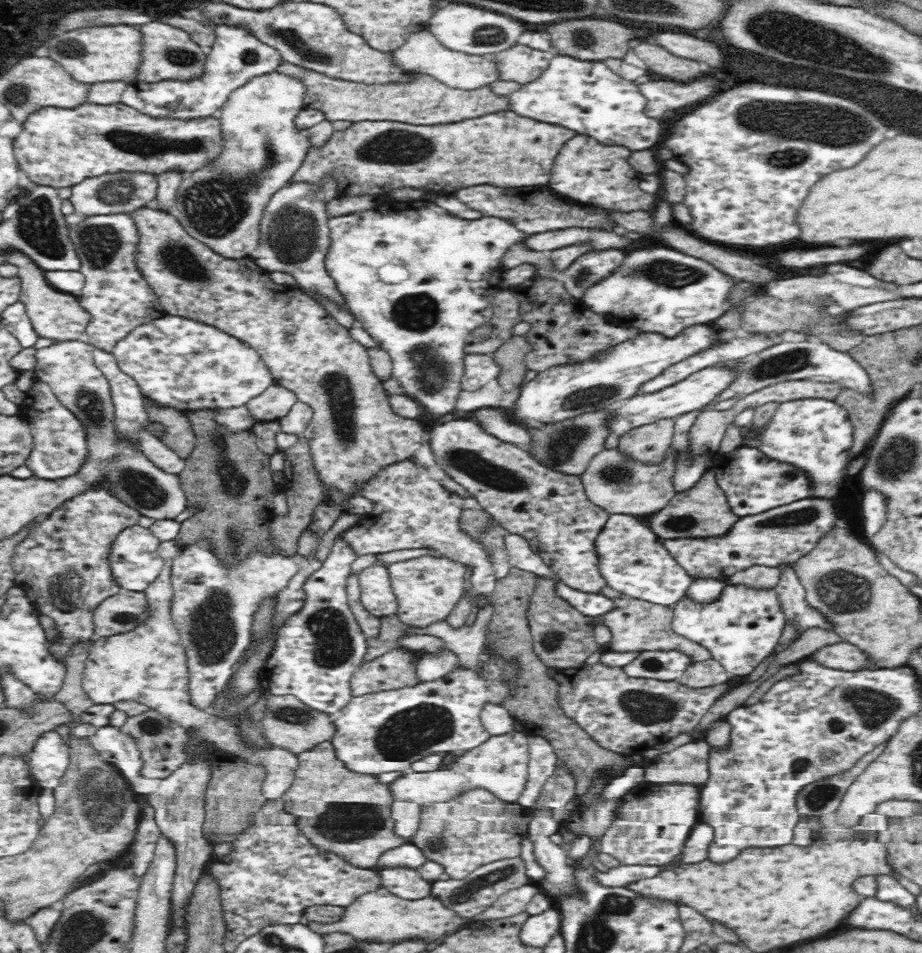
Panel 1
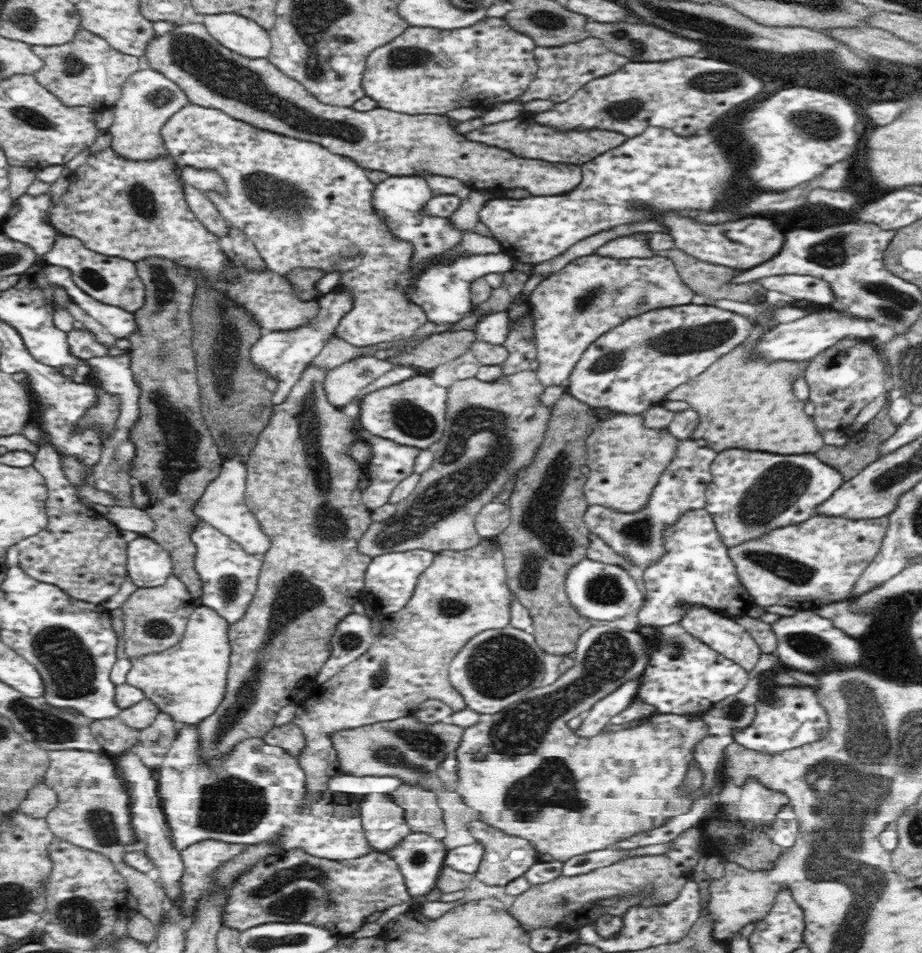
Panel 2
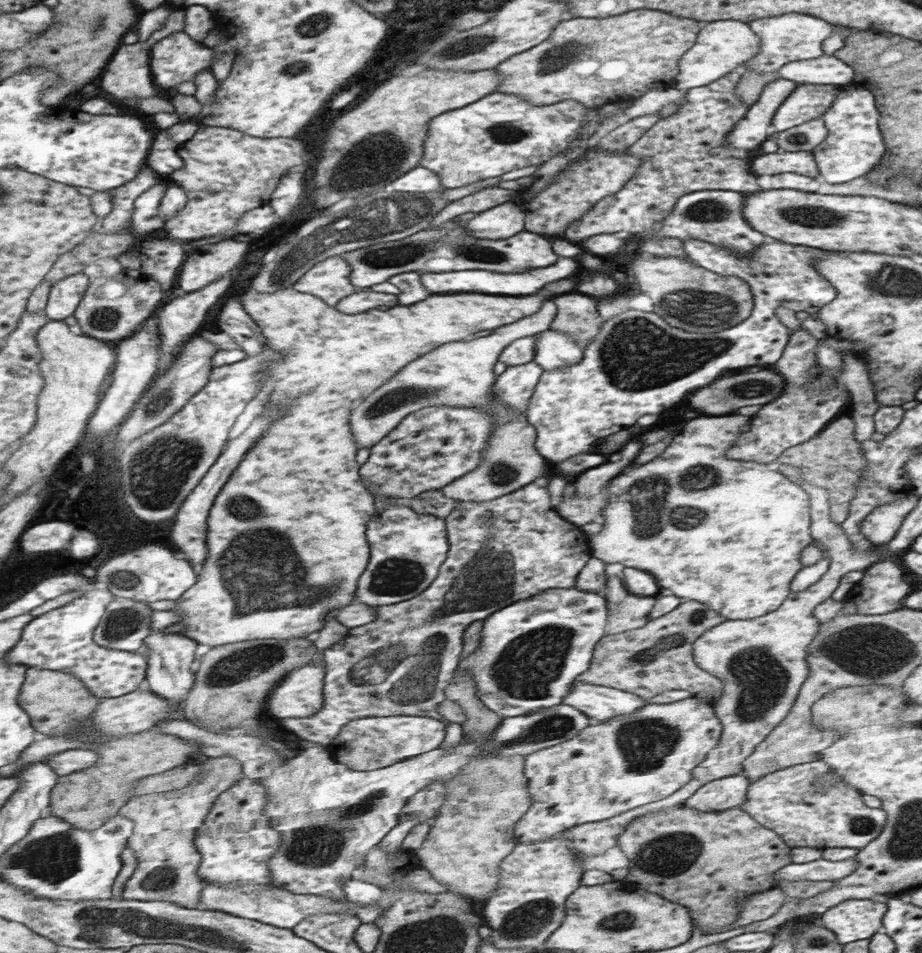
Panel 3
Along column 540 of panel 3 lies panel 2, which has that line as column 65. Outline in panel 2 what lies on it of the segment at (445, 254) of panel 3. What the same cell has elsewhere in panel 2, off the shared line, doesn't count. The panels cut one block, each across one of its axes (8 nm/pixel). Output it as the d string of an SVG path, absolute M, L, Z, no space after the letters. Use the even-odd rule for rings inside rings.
M58 233L52 252L49 252L48 256L44 255L43 260L52 266L70 269L76 286L98 302L114 305L131 313L144 303L144 283L138 274L135 263L120 257L94 252L85 247L84 243L74 235Z

